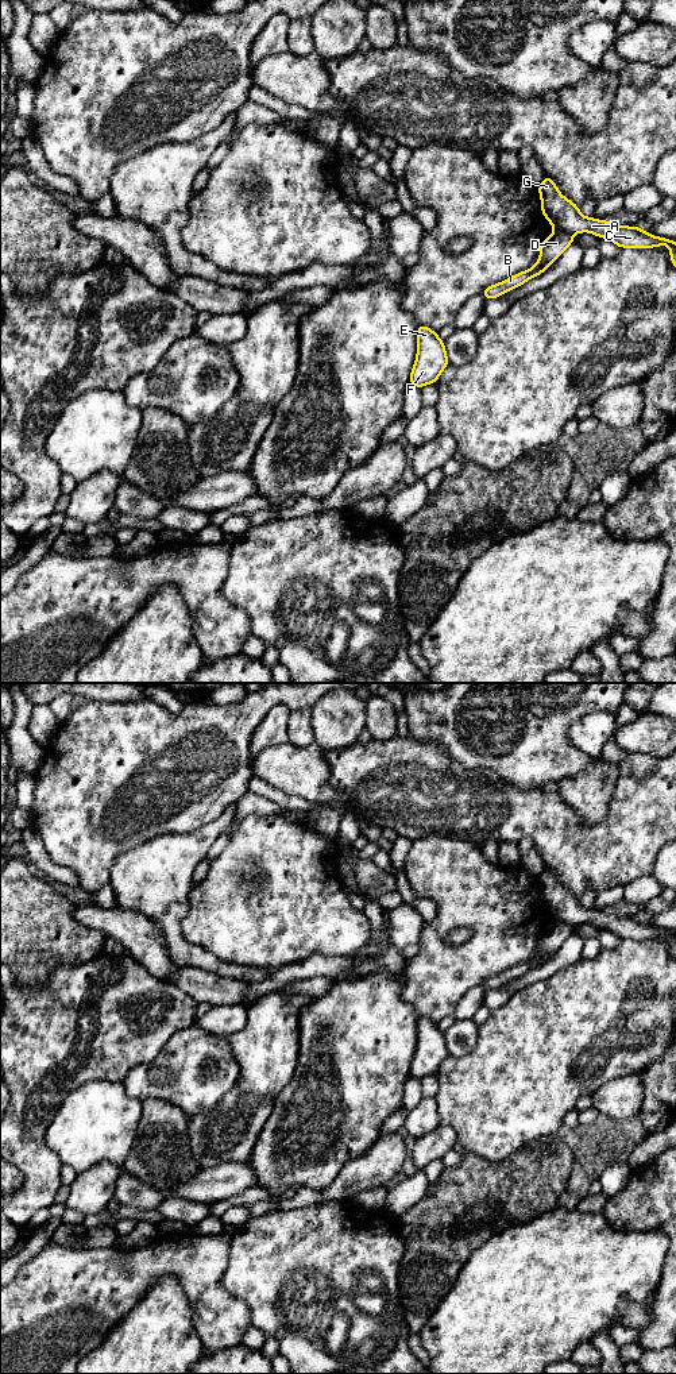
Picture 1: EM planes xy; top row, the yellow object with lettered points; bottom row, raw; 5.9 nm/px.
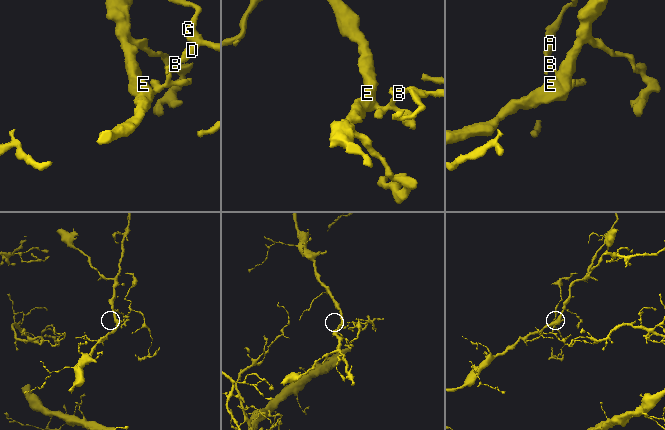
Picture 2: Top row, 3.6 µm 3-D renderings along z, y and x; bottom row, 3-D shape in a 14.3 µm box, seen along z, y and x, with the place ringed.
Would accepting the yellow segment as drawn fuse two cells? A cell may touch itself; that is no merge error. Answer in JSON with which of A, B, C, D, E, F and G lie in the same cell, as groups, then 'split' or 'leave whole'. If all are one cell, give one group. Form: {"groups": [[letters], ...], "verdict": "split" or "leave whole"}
{"groups": [["A", "C", "G"], ["B", "D", "E", "F"]], "verdict": "split"}

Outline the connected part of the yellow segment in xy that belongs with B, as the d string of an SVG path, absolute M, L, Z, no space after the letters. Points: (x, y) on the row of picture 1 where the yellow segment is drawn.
M555 231L540 246L540 258L537 263L525 271L521 271L497 285L483 290L486 300L501 297L509 290L524 285L526 281L544 273L560 255L572 244L573 235L565 231Z

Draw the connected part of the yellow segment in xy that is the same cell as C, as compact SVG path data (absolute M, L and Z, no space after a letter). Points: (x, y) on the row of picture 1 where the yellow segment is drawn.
M549 177L541 181L538 193L542 215L555 231L565 231L572 235L590 232L614 242L619 248L653 248L665 244L669 247L671 262L676 267L676 242L653 236L640 227L617 225L606 220L583 216L579 207L565 198Z

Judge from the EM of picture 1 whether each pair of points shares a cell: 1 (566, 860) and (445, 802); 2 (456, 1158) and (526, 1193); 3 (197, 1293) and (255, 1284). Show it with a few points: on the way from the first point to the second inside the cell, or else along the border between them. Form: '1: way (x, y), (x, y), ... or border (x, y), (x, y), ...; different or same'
1: way (536, 830), (520, 814), (505, 814), (475, 805); same
2: border (466, 1153), (458, 1164), (445, 1168); different
3: border (228, 1258), (221, 1285), (248, 1309); different

